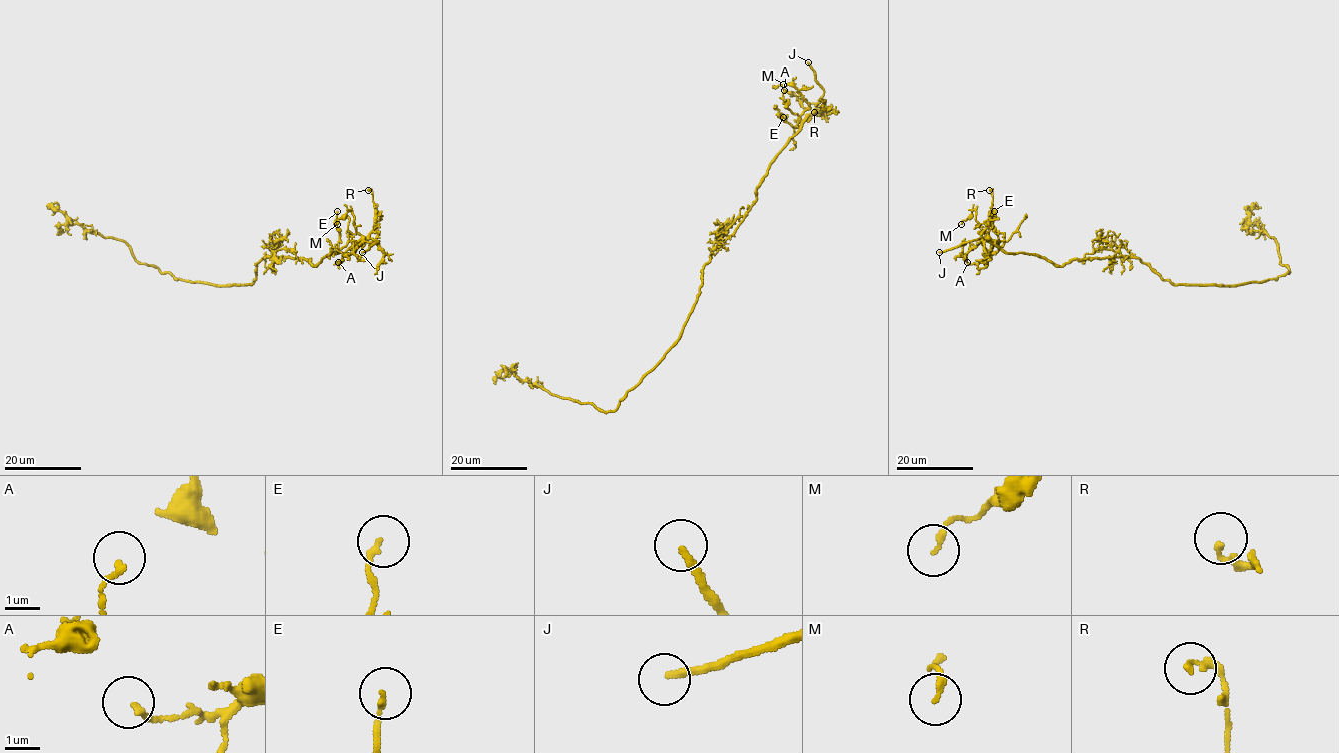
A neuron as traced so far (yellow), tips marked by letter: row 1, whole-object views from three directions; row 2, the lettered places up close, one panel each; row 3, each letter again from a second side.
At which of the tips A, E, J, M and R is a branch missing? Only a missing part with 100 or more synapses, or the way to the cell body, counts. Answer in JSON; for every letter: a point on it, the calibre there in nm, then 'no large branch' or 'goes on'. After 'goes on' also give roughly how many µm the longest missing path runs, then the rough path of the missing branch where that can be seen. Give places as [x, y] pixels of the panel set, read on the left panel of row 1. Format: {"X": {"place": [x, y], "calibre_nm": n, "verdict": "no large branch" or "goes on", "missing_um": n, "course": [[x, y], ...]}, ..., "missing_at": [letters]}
{"A": {"place": [338, 262], "calibre_nm": 160, "verdict": "no large branch"}, "E": {"place": [337, 211], "calibre_nm": 150, "verdict": "no large branch"}, "J": {"place": [362, 252], "calibre_nm": 200, "verdict": "goes on", "missing_um": 70, "course": [[362, 252], [355, 251], [338, 263], [321, 255], [311, 241], [277, 250], [253, 249], [227, 234], [218, 235]]}, "M": {"place": [337, 224], "calibre_nm": 150, "verdict": "no large branch"}, "R": {"place": [368, 190], "calibre_nm": 140, "verdict": "no large branch"}, "missing_at": ["J"]}

